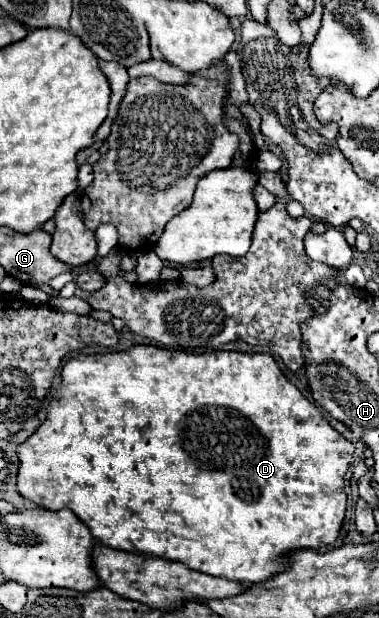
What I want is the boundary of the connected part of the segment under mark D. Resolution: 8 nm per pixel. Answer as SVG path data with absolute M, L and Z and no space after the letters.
M135 345L127 351L73 357L63 365L61 377L63 381L47 407L43 425L17 447L17 491L39 507L51 511L71 509L103 545L129 553L165 557L215 577L227 577L243 583L263 583L285 569L283 563L287 561L283 559L287 559L287 555L299 549L319 549L321 545L331 545L339 537L347 505L343 477L353 459L355 447L327 423L317 405L305 399L301 391L287 381L269 353L219 350L194 354L153 345Z

